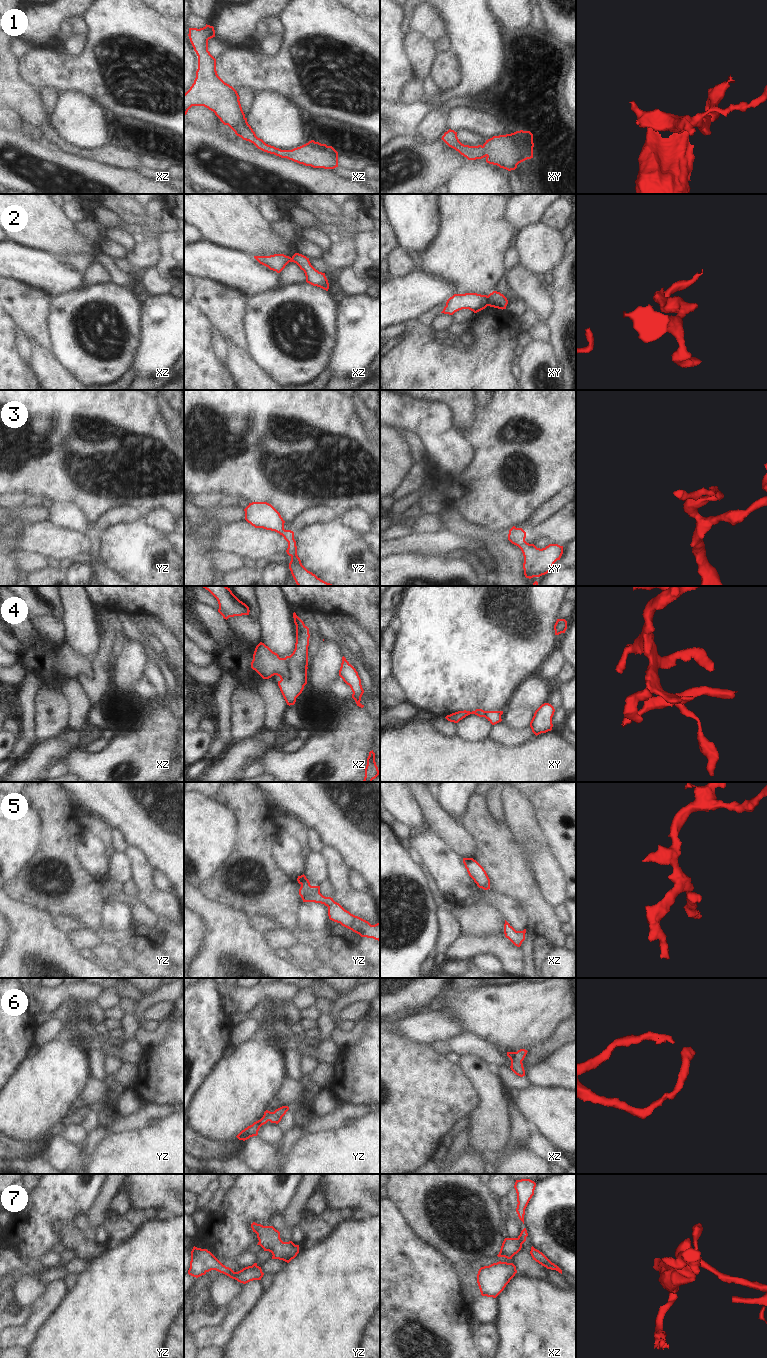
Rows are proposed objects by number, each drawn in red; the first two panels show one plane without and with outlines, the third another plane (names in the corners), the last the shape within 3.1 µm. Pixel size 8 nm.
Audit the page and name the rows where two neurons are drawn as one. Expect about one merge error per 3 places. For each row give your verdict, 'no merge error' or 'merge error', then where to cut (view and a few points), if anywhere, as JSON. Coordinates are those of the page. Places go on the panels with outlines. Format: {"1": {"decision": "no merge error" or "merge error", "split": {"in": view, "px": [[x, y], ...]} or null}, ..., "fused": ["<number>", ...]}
{"1": {"decision": "no merge error", "split": null}, "2": {"decision": "merge error", "split": {"in": "xy", "px": [[487, 296], [488, 305]]}}, "3": {"decision": "no merge error", "split": null}, "4": {"decision": "merge error", "split": {"in": "xz", "px": [[290, 656], [288, 661], [289, 676], [281, 679]]}}, "5": {"decision": "no merge error", "split": null}, "6": {"decision": "no merge error", "split": null}, "7": {"decision": "merge error", "split": {"in": "xz", "px": [[520, 1235], [516, 1239], [513, 1238]]}}, "fused": ["2", "4", "7"]}

